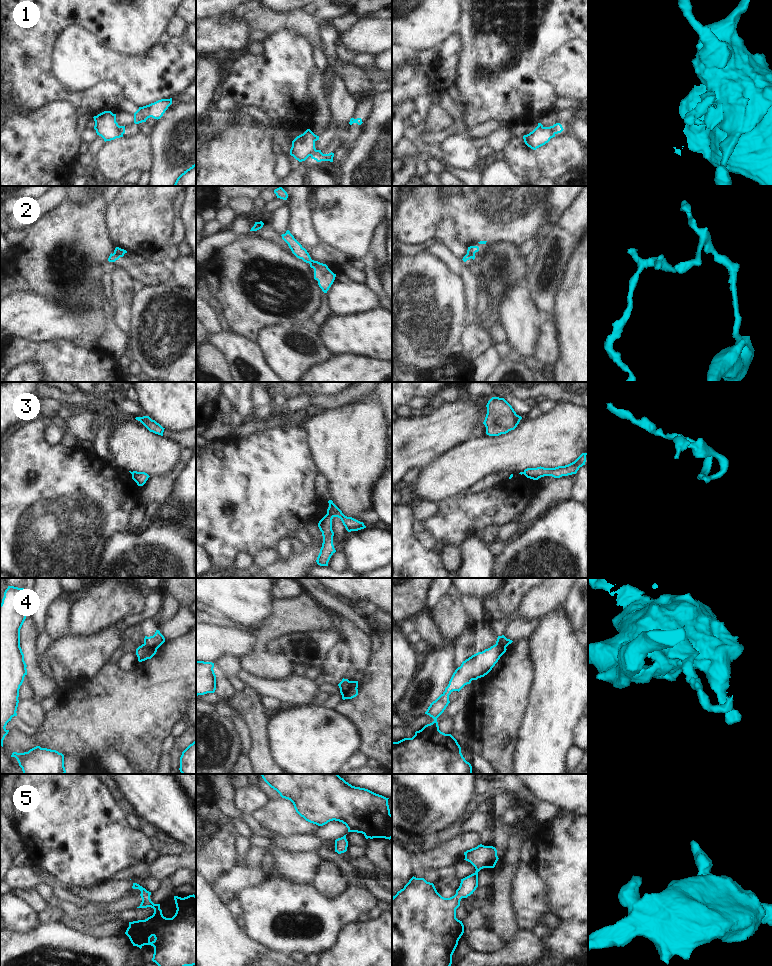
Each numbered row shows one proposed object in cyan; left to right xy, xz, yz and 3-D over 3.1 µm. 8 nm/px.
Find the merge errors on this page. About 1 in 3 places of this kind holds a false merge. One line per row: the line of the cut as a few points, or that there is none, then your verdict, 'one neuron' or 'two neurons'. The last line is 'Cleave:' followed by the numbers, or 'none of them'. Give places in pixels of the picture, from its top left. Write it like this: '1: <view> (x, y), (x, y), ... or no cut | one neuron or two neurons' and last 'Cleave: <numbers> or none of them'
1: yz (551, 126), (554, 134) | two neurons
2: xy (114, 252), (120, 256) | two neurons
3: xz (327, 513), (332, 517) | two neurons
4: xy (144, 643), (157, 648) | two neurons
5: no cut | one neuron
Cleave: 1, 2, 3, 4

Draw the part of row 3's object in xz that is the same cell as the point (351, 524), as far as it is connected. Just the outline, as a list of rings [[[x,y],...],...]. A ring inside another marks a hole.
[[[329,500],[328,503],[329,507],[327,509],[327,514],[332,517],[340,518],[348,532],[358,531],[366,528],[363,522],[360,522],[352,517],[345,516],[342,511],[333,503],[332,500]]]

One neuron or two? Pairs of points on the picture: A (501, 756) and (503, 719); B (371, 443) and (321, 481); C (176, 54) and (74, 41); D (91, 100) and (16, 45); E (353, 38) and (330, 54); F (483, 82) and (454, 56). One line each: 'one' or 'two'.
A: one
B: two
C: one
D: one
E: two
F: two

